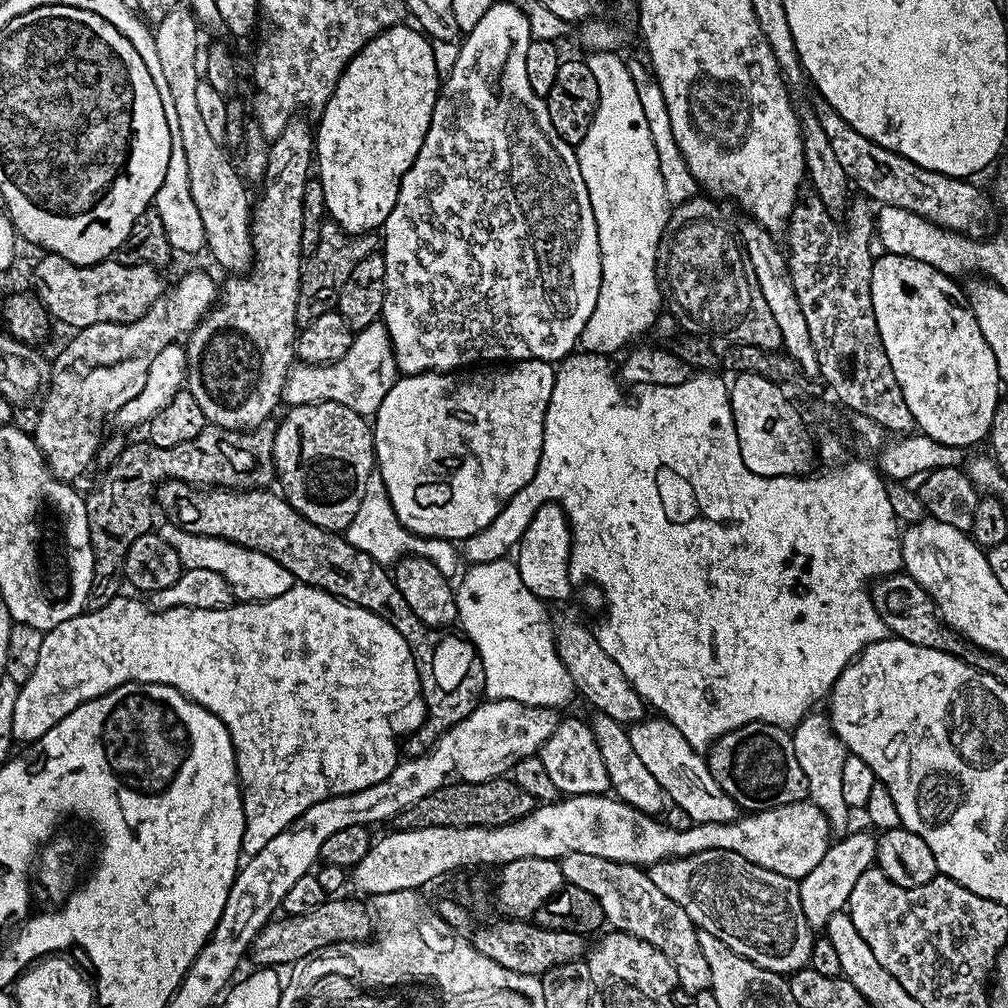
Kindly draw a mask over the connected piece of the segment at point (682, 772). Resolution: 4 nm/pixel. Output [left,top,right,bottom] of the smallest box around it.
[628,718,738,824]

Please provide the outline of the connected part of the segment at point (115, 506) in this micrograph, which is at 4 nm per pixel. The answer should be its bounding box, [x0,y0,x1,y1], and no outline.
[86,422,276,608]

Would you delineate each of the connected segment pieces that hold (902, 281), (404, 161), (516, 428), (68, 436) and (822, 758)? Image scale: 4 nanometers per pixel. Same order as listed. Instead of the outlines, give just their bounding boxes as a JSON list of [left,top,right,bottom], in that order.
[[870,252,1002,450],[314,23,442,234],[372,360,556,542],[34,272,218,482],[791,710,850,834]]

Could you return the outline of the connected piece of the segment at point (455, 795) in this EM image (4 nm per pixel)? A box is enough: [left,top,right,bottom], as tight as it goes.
[394,778,534,829]

